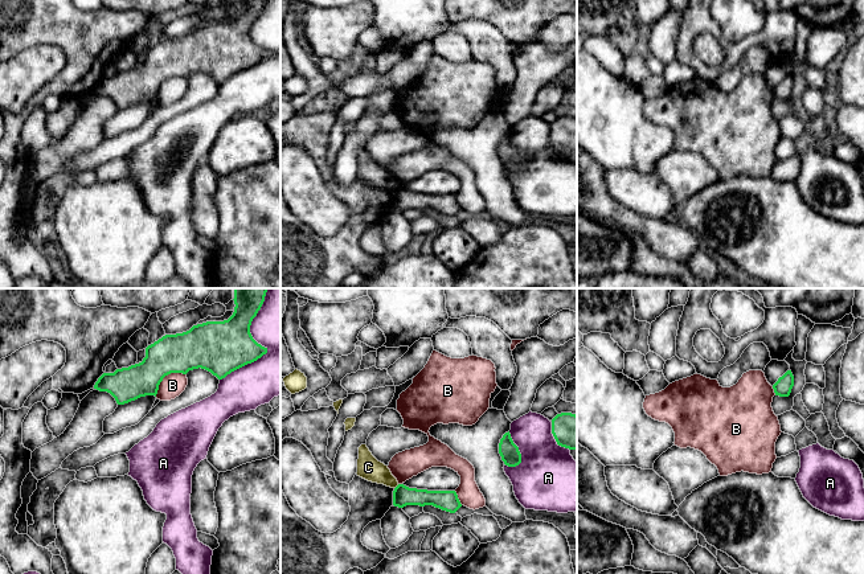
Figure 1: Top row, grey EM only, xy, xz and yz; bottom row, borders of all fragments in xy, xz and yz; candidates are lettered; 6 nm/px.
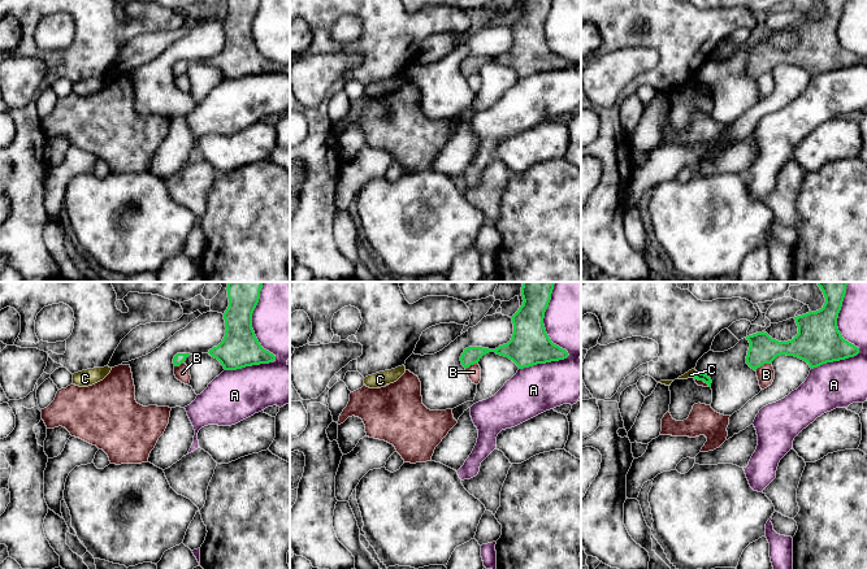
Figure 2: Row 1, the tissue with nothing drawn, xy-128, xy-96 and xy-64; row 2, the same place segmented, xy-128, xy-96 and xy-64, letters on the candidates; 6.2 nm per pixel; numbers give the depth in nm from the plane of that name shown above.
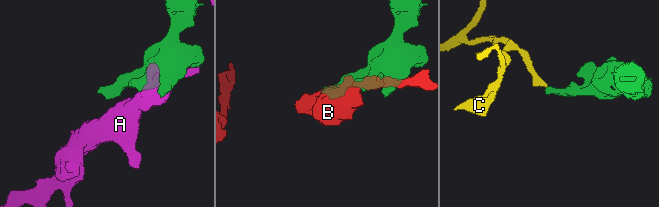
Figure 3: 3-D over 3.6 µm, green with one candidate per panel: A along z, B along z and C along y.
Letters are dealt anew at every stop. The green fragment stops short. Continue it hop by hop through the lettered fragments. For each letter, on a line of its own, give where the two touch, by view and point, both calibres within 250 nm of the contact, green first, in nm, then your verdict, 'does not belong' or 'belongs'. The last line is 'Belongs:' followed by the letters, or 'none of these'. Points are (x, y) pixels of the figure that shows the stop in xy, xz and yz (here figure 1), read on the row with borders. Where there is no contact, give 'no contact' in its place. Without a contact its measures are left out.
A: contact xy (259, 344); calibres 320 and 320 nm; does not belong
B: contact xy (166, 374); calibres 240 and 140 nm; does not belong
C: contact xz (396, 487); calibres 120 and 140 nm; does not belong
Belongs: none of these

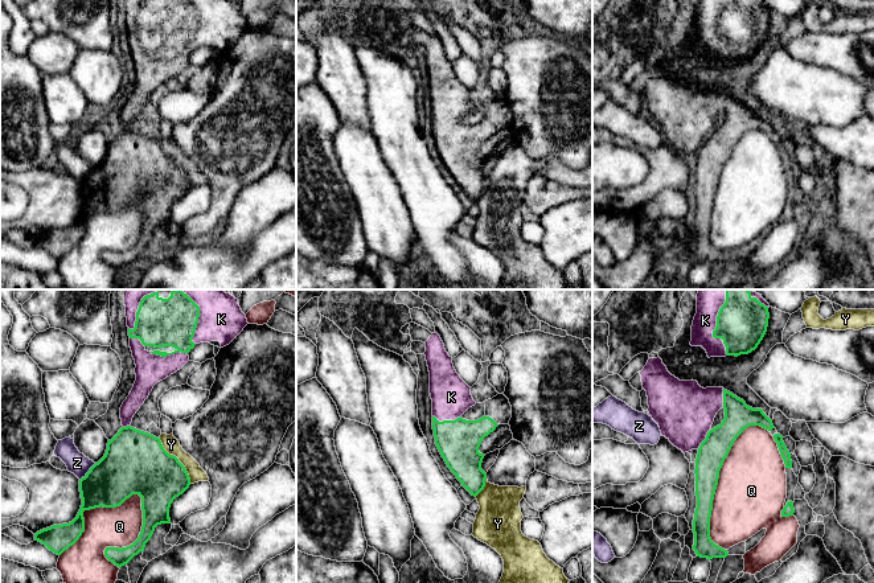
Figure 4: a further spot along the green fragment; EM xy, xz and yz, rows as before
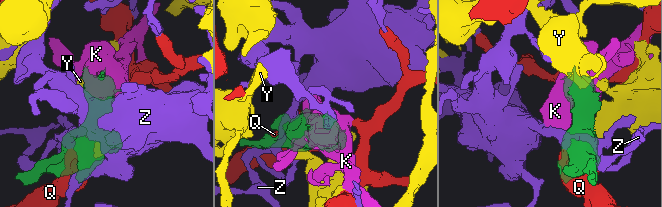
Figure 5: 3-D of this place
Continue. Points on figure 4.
K: contact yz (717, 325); calibres 320 and 180 nm; belongs
Q: contact xy (90, 508); calibres 300 and 240 nm; does not belong
Y: contact xy (177, 459); calibres 380 and 100 nm; does not belong
Z: contact xy (87, 472); calibres 320 and 140 nm; does not belong
Belongs: K

